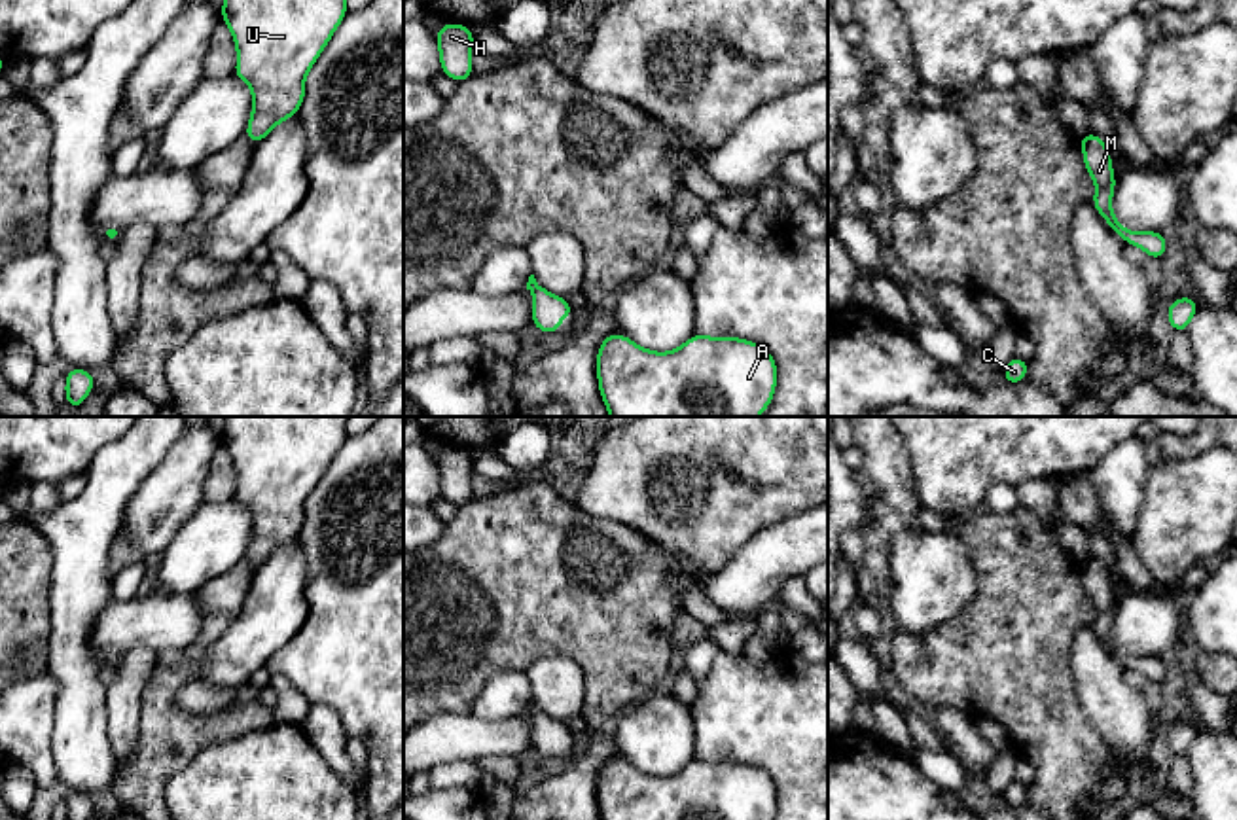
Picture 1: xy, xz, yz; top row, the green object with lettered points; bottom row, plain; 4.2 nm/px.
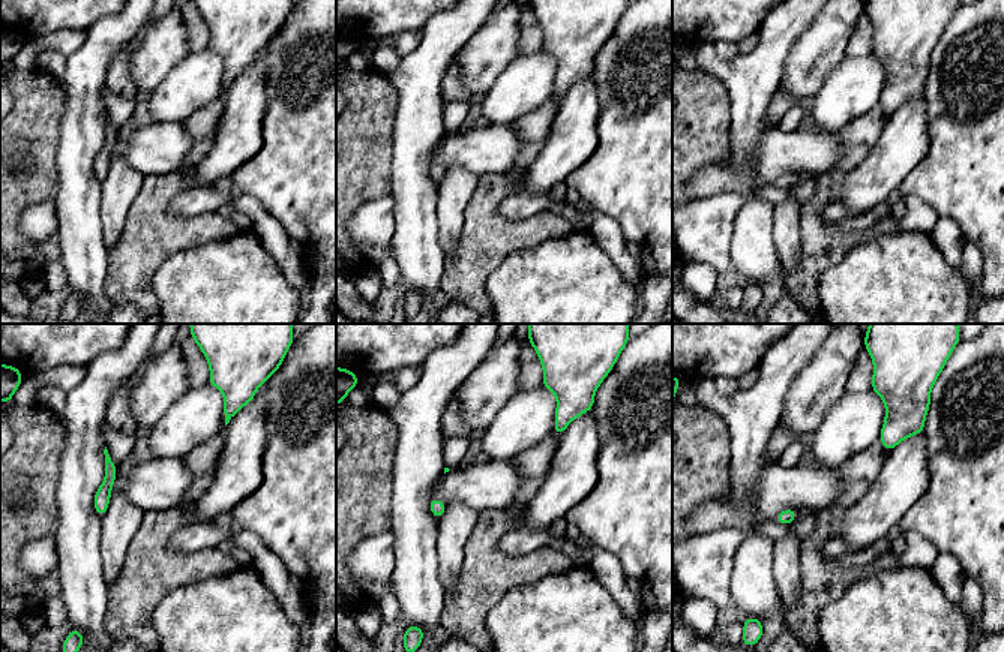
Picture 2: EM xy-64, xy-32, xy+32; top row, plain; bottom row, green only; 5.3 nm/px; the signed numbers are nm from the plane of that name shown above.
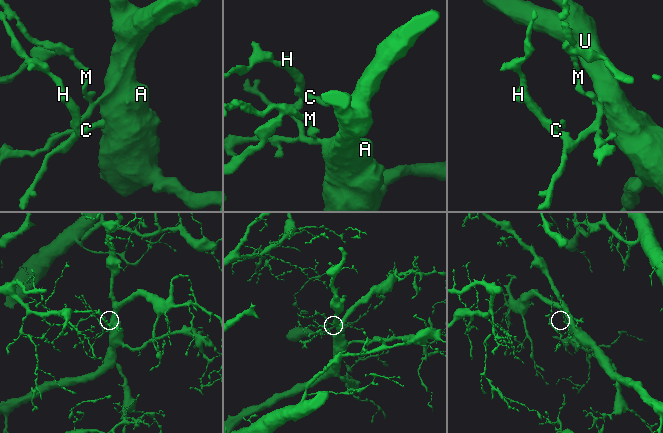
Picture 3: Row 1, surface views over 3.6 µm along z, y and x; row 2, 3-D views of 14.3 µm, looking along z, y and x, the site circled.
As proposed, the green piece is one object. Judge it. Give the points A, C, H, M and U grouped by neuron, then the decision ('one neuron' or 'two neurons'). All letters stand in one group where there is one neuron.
A C H M U; one neuron

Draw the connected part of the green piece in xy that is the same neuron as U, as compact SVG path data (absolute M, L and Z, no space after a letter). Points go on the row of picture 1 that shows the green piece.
M224 0L237 66L252 89L244 136L256 146L275 125L296 116L305 78L347 15L347 0Z

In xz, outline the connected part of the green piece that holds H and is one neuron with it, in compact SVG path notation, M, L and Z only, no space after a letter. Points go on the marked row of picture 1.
M447 23L436 32L436 40L439 49L441 74L449 76L457 83L472 78L472 28L458 23Z

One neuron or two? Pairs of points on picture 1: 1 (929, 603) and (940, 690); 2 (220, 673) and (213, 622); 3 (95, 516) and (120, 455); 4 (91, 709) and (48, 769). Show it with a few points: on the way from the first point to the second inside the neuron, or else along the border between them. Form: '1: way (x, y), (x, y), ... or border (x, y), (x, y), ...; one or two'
1: border (970, 603), (932, 627), (898, 631); two
2: border (243, 603), (237, 618), (207, 648); two
3: way (103, 500), (118, 470); one
4: border (53, 714), (52, 760), (59, 777); two

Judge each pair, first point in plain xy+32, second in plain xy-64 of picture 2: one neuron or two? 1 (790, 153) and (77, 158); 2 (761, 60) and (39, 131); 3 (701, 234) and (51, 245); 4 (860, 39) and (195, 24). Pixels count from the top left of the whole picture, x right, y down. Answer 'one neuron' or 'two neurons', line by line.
1: two neurons
2: two neurons
3: two neurons
4: one neuron

